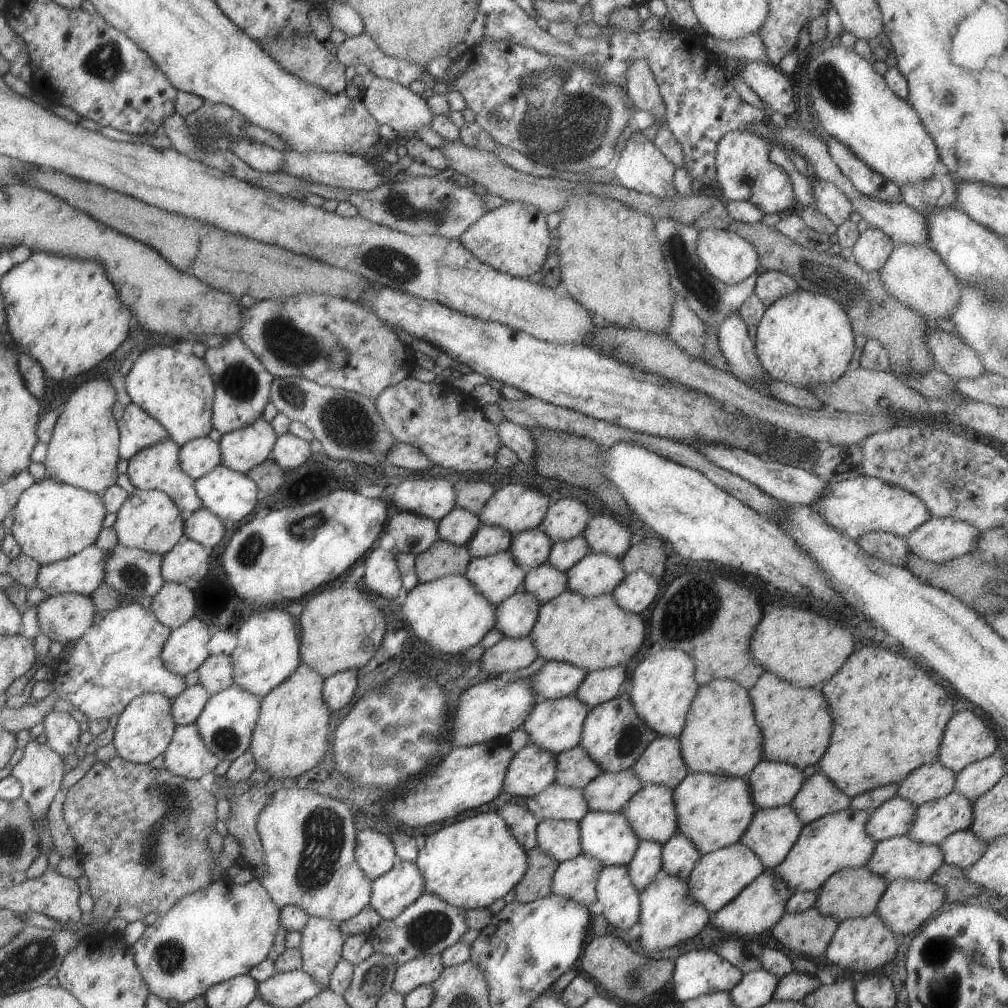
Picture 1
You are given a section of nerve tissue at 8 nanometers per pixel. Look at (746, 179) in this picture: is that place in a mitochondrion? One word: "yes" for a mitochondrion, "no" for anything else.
yes

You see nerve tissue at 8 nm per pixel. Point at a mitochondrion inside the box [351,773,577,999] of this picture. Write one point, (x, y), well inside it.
(428, 930)

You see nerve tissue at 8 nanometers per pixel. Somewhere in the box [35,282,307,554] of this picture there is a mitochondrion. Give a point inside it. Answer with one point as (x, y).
(238, 380)

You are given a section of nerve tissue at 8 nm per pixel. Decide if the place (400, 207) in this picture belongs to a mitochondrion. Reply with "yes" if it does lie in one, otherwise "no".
yes

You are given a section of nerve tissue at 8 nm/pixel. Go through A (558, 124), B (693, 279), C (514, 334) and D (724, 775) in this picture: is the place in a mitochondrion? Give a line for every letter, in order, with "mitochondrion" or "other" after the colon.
A: mitochondrion
B: mitochondrion
C: other
D: other

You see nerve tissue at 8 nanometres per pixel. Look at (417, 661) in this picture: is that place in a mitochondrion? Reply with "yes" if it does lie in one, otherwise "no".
no

